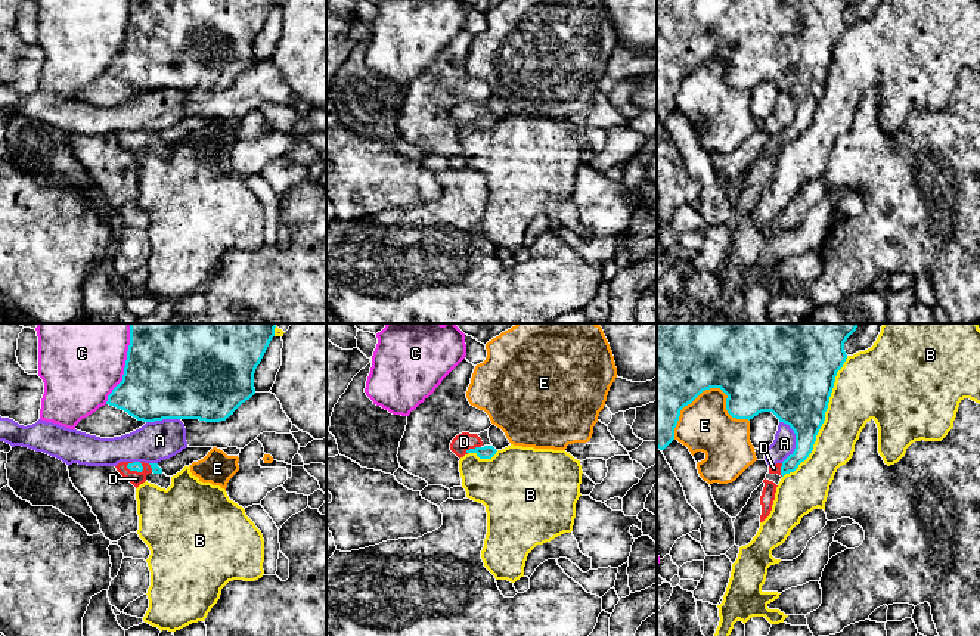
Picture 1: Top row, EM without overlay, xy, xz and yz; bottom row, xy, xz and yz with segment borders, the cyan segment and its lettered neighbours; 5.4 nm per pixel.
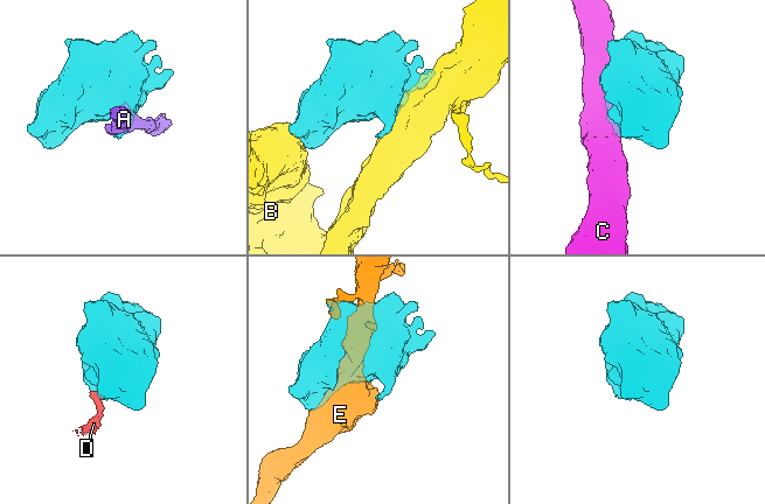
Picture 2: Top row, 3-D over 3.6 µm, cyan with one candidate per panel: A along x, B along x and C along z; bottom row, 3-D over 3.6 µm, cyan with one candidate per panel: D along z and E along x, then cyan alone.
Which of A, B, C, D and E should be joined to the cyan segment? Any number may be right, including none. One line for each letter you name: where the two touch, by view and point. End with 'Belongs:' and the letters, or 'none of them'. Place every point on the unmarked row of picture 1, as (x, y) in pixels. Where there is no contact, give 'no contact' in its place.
D: meets cyan in xz at (473, 118)
Belongs: D

